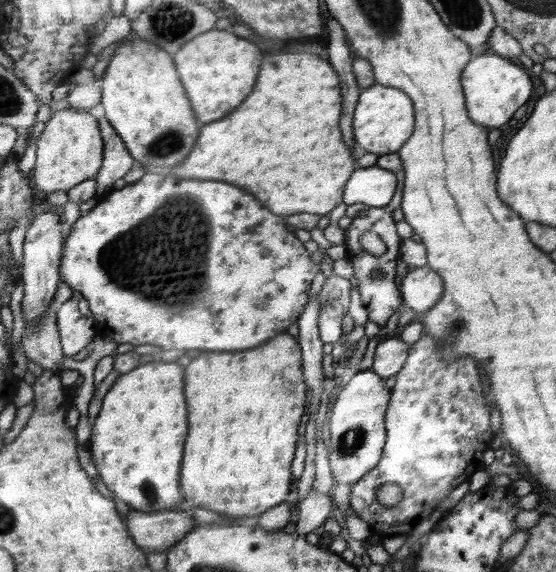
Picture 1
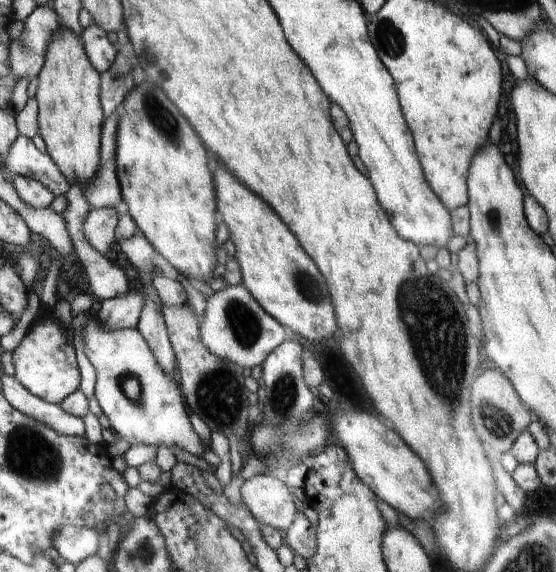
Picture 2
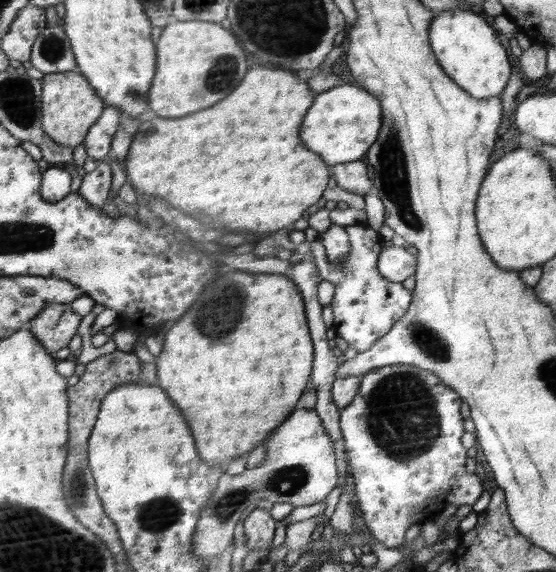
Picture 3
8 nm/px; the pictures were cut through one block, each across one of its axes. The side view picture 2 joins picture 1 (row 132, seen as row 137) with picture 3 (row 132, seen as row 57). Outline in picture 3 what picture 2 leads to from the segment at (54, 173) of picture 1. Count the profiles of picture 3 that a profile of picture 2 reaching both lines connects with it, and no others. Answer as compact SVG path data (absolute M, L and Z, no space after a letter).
M71 70L65 73L50 73L43 78L44 94L43 119L44 130L56 142L74 148L83 145L90 134L92 127L103 117L108 104L100 97L91 79L80 70Z

